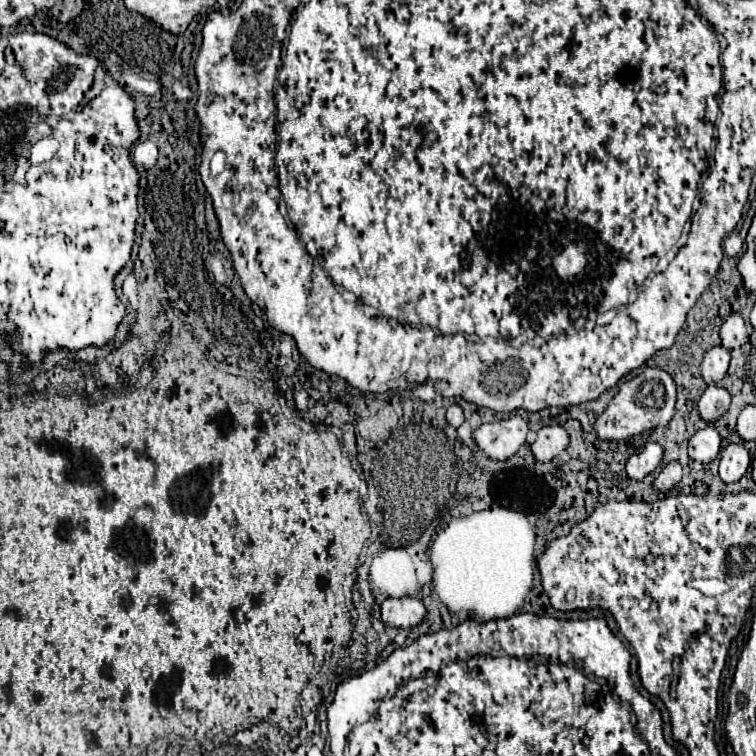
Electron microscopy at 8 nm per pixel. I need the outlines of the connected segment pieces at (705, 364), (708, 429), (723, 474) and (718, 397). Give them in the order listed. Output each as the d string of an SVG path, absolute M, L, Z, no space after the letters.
M716 345L706 351L702 359L702 379L706 383L716 383L720 381L730 365L730 351L722 345Z
M706 425L704 429L696 431L688 443L688 455L694 461L710 463L720 453L720 433L714 429L714 425Z
M730 443L720 453L720 479L724 483L738 481L750 467L750 453L742 443Z
M708 385L708 389L702 393L698 401L698 411L704 421L716 421L720 419L730 405L730 393L720 385Z

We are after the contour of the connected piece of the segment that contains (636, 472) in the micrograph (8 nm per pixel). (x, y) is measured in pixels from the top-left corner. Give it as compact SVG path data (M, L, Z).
M648 441L644 447L636 449L626 463L628 477L630 479L644 479L648 473L652 473L660 465L662 453L664 453L664 449L656 441Z

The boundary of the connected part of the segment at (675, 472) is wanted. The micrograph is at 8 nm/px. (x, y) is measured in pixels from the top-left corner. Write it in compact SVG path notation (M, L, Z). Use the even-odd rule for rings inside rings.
M672 461L660 471L660 475L654 481L654 487L658 491L670 491L680 483L680 479L682 479L682 465L678 461Z

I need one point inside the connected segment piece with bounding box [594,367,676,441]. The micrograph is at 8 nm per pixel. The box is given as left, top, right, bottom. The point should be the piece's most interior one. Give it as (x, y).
(630, 413)

